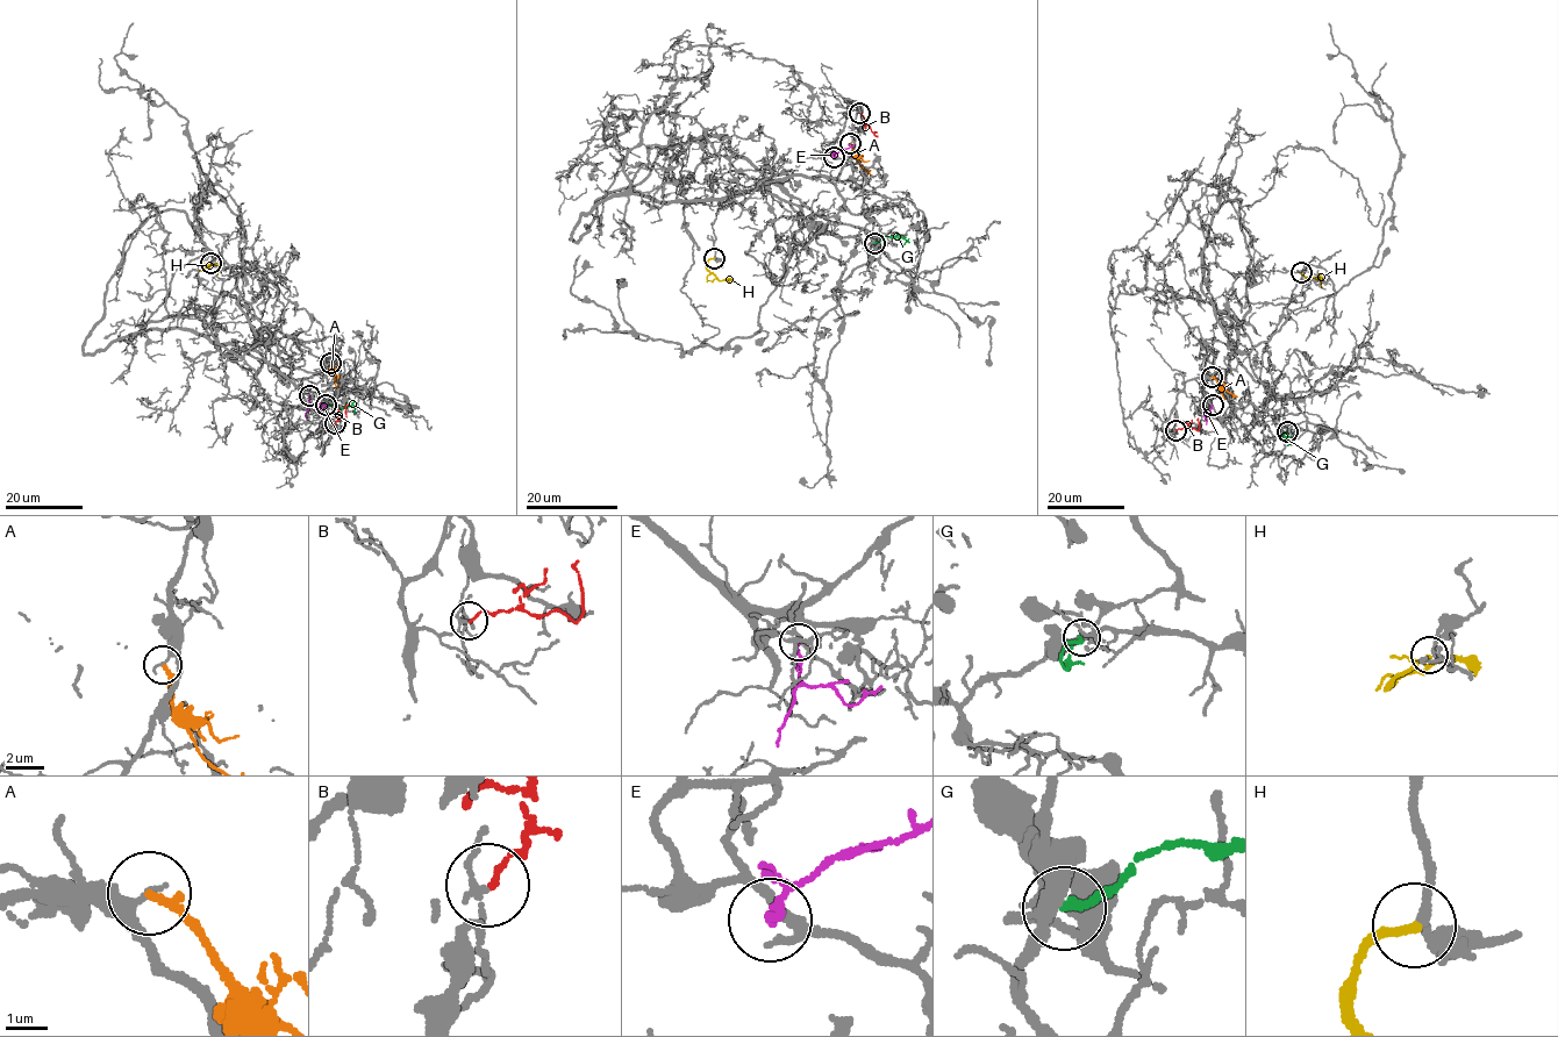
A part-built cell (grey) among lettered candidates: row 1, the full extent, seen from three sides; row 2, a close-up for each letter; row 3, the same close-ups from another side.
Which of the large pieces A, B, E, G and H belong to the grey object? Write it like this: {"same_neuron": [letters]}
{"same_neuron": ["B", "G", "H"]}

